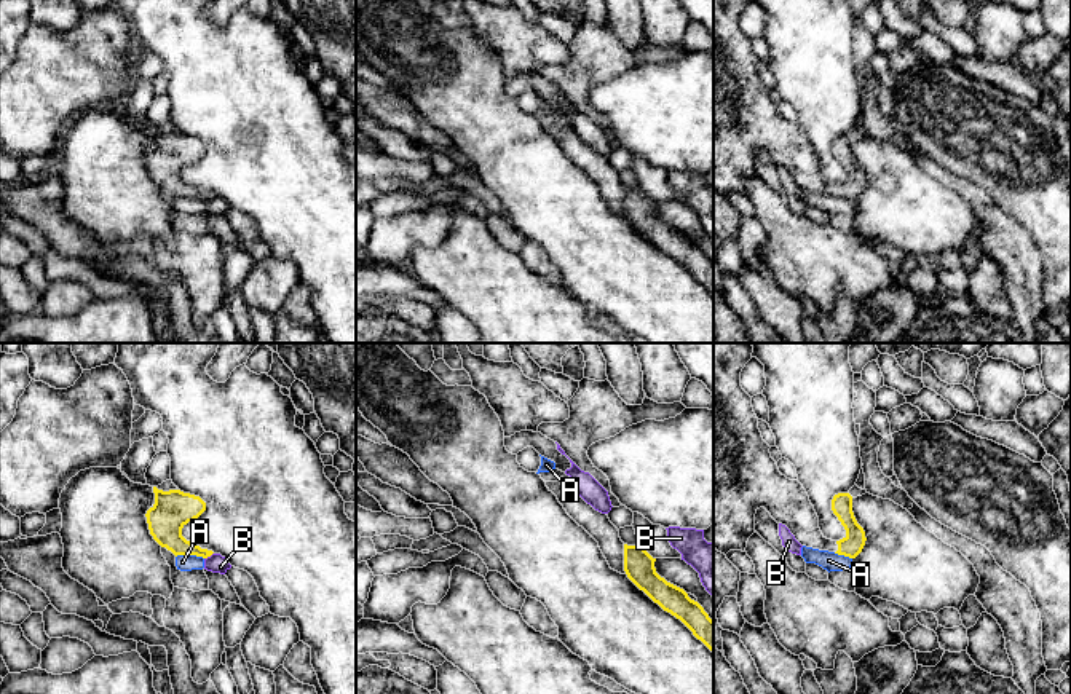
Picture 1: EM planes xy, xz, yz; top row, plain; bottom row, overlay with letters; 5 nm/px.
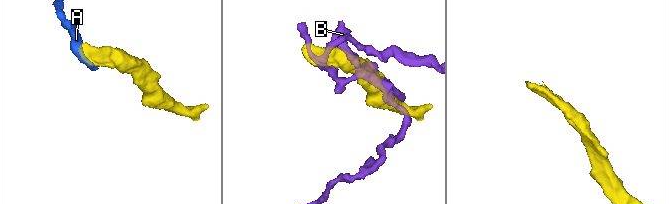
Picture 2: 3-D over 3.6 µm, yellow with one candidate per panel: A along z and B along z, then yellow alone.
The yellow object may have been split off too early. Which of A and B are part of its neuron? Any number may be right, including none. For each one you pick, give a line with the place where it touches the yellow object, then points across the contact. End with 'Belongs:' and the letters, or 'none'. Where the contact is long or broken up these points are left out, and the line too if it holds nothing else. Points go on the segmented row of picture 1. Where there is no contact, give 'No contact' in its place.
Belongs: none

